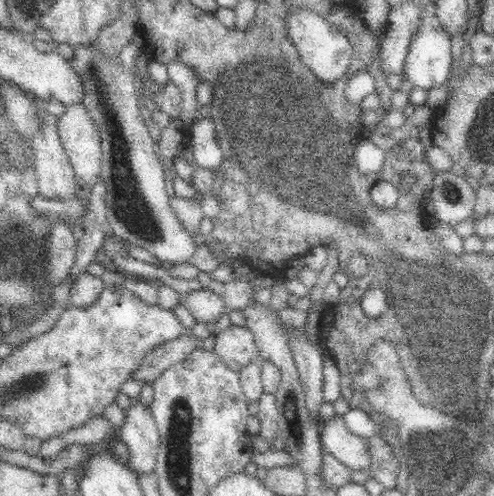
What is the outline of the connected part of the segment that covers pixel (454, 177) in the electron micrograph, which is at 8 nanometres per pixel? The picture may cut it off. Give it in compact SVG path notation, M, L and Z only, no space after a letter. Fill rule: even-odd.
M459 171L436 172L428 192L434 206L433 218L456 226L472 216L477 192Z

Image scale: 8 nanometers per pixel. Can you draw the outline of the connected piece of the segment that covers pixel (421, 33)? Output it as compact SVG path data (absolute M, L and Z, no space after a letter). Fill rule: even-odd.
M434 3L428 4L424 8L424 12L420 15L417 29L410 39L408 54L405 60L403 74L412 84L412 87L422 88L422 90L429 91L431 88L442 86L446 79L449 78L453 58L450 51L451 36L444 31L442 23L438 22L438 15L436 15L437 7Z

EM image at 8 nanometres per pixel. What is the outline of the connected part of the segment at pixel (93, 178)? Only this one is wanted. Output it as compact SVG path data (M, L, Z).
M82 103L65 107L64 114L57 118L56 123L75 176L86 183L83 194L89 196L89 188L98 180L101 172L102 137L98 125L92 121Z

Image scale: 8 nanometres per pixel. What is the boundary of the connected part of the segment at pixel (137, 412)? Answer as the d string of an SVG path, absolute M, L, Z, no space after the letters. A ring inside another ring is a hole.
M131 398L132 404L124 413L124 426L120 429L121 441L117 446L129 452L126 465L139 475L154 473L159 448L159 431L151 408Z

